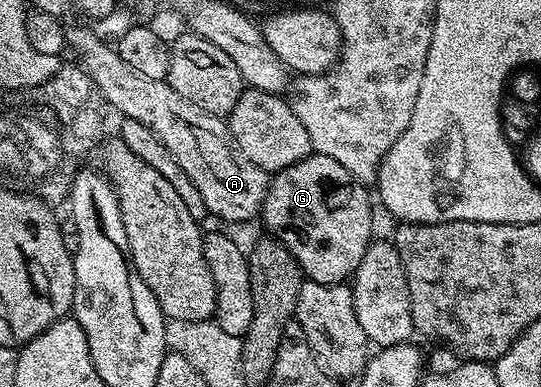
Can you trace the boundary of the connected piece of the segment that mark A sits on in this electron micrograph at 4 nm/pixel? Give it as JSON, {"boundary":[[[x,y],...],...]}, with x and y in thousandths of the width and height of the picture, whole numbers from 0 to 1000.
{"boundary":[[[140,62],[133,78],[124,83],[118,106],[124,119],[139,119],[142,129],[148,129],[152,145],[148,173],[165,191],[185,251],[196,266],[201,261],[224,292],[226,307],[257,310],[257,320],[279,331],[279,341],[287,341],[287,351],[294,351],[294,362],[309,382],[309,393],[316,393],[316,403],[323,403],[323,413],[331,413],[331,434],[338,434],[338,444],[346,444],[346,455],[353,455],[353,475],[360,475],[360,486],[368,486],[368,506],[375,506],[379,540],[388,556],[396,553],[397,561],[410,563],[416,574],[460,574],[466,563],[470,571],[481,556],[494,488],[492,442],[464,424],[464,413],[457,413],[457,403],[449,403],[449,393],[442,393],[423,339],[421,313],[414,302],[390,289],[375,289],[375,279],[353,269],[353,258],[338,258],[338,248],[331,248],[331,238],[323,238],[323,227],[316,227],[311,207],[264,196],[257,186],[250,186],[250,176],[242,176],[229,160],[203,111],[200,119],[176,80],[163,78],[152,62]]]}

